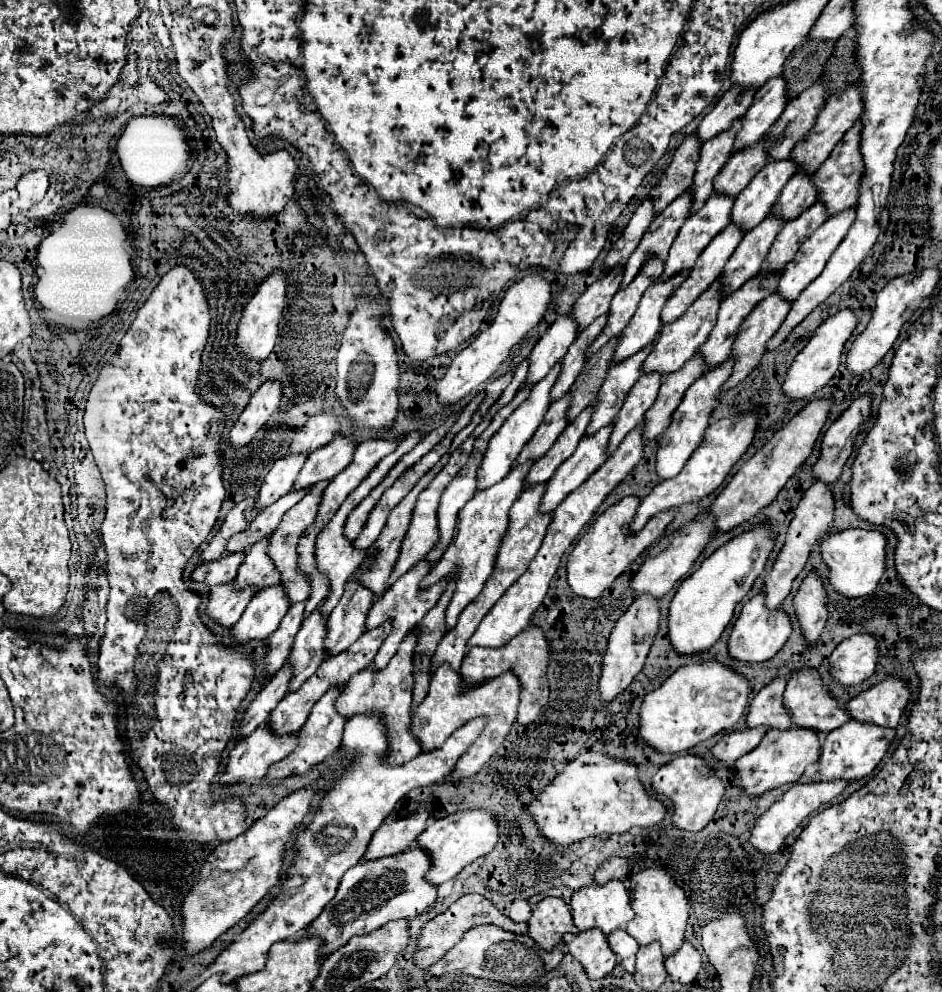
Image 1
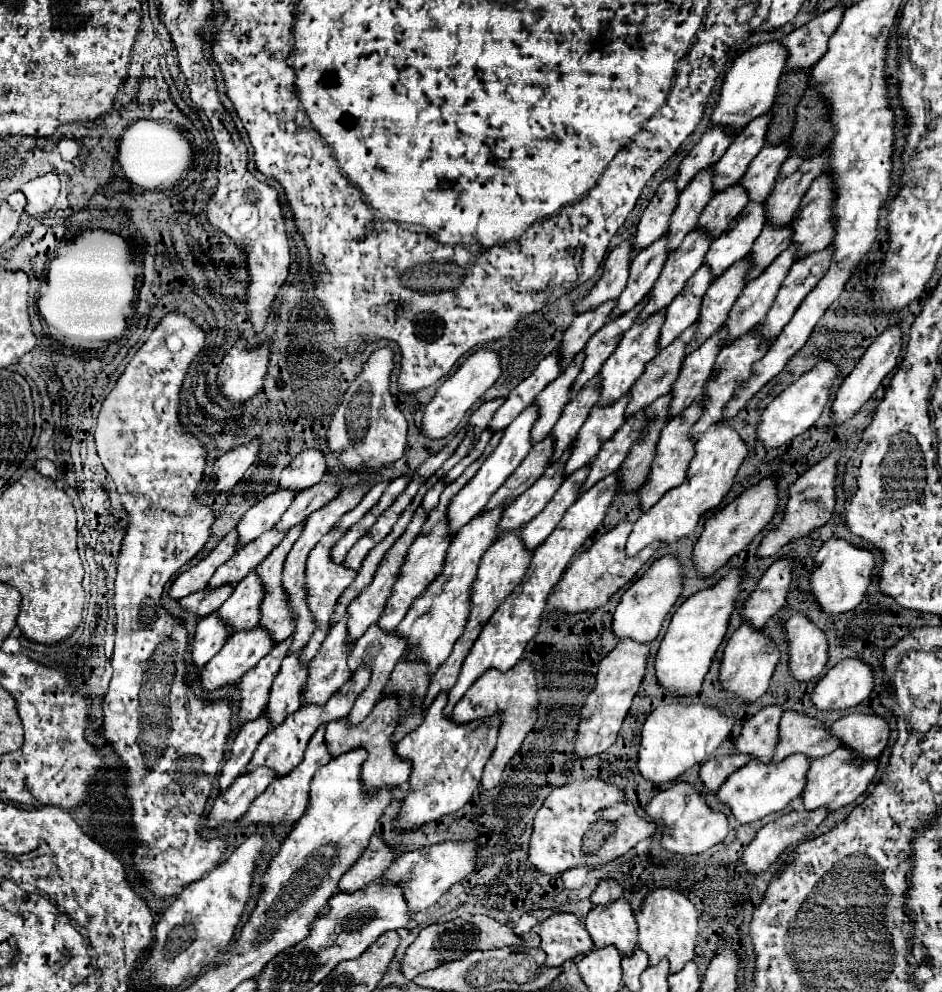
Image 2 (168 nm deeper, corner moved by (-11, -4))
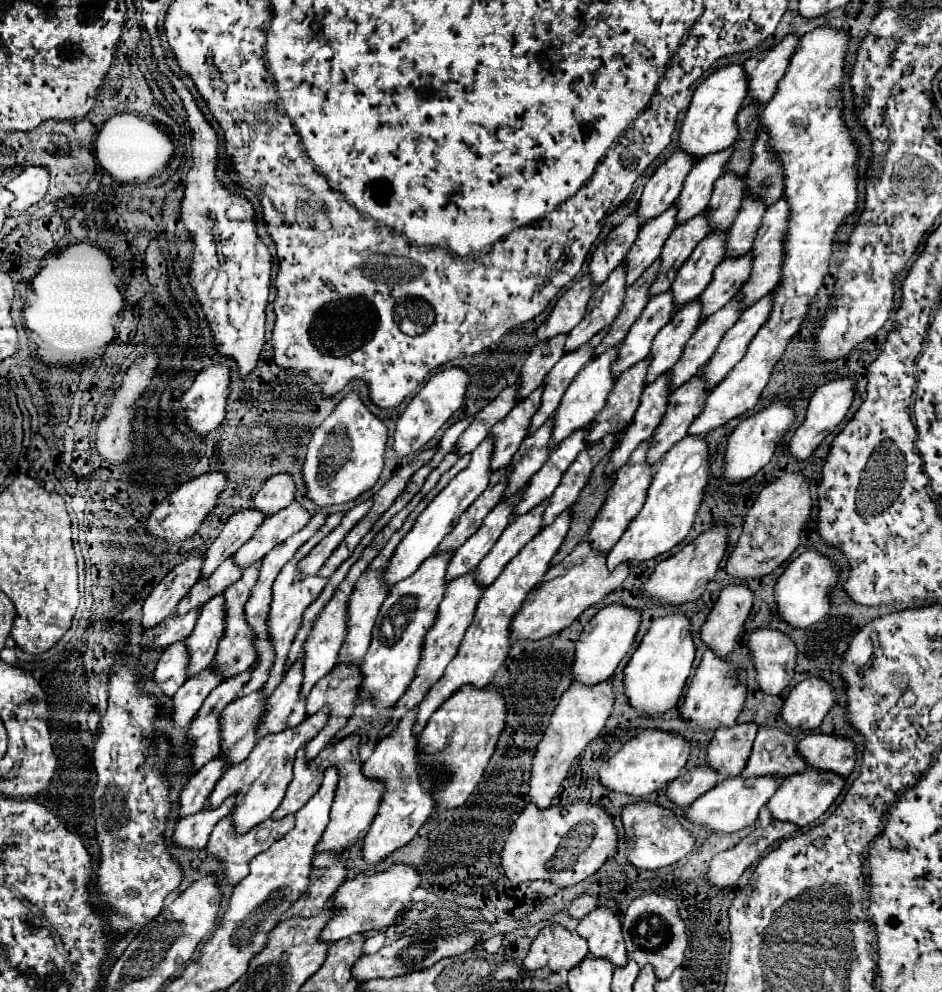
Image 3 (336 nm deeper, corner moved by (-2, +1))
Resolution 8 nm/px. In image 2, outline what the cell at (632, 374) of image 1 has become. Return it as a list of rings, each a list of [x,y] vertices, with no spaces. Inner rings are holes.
[[[629,395],[621,397],[611,407],[593,407],[585,425],[579,429],[579,437],[571,447],[571,455],[565,463],[565,473],[571,475],[583,463],[591,463],[601,445],[625,423],[625,407],[629,403]]]

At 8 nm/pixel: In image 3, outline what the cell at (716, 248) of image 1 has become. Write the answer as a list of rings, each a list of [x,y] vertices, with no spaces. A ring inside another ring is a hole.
[[[666,290],[654,298],[650,298],[646,310],[642,312],[642,318],[630,328],[630,334],[626,336],[626,342],[622,342],[618,350],[618,362],[614,362],[614,376],[622,374],[628,366],[634,362],[646,358],[650,354],[652,342],[656,334],[672,320],[674,316],[674,292]]]

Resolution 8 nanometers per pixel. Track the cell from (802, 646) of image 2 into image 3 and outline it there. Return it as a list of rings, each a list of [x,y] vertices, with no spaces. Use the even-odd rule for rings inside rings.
[[[758,628],[750,634],[748,646],[758,670],[758,686],[766,694],[780,694],[796,674],[796,644],[776,628]]]

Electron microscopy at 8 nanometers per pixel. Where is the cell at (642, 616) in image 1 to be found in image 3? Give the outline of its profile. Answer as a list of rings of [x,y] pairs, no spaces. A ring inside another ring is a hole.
[[[612,678],[598,684],[572,684],[560,698],[560,704],[552,712],[548,730],[544,732],[542,742],[536,748],[532,762],[532,778],[530,778],[530,800],[538,804],[538,808],[548,808],[552,798],[556,796],[562,780],[566,778],[572,762],[584,752],[584,748],[600,736],[606,726],[608,716],[614,708],[614,684]]]

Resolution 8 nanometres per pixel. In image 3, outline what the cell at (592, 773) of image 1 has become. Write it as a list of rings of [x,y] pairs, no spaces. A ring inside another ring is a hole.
[[[580,800],[576,804],[558,804],[546,810],[528,804],[504,844],[502,868],[514,884],[526,880],[550,880],[560,888],[566,888],[594,874],[610,856],[616,854],[616,846],[618,830],[600,802],[592,804]]]

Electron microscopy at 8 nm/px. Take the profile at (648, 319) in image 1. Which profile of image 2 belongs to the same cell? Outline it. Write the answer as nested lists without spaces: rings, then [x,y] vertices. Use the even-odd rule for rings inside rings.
[[[659,311],[659,315],[651,315],[649,319],[645,321],[639,321],[635,323],[625,335],[623,339],[619,341],[617,349],[611,353],[611,357],[603,363],[601,371],[599,371],[599,379],[601,379],[601,395],[599,395],[599,403],[601,407],[607,407],[611,403],[615,403],[615,399],[621,399],[623,395],[629,393],[631,385],[639,379],[639,375],[643,373],[645,369],[645,363],[649,359],[653,359],[657,353],[659,353],[659,345],[657,345],[657,339],[659,339],[659,329],[665,321],[665,311]]]

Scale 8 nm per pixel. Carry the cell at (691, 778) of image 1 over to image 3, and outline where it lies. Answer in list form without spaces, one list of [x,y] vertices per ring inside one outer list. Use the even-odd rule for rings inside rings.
[[[640,800],[640,802],[624,806],[622,822],[626,828],[626,838],[632,848],[632,850],[628,850],[628,860],[636,868],[642,868],[642,870],[654,870],[654,868],[674,864],[680,858],[684,858],[686,854],[690,854],[696,846],[696,836],[680,824],[678,816],[670,808],[664,808],[656,802]]]

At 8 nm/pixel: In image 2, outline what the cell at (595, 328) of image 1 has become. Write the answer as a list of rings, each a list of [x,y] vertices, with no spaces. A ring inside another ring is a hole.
[[[571,361],[569,367],[553,383],[549,383],[537,395],[537,399],[533,399],[533,403],[539,403],[539,423],[535,423],[535,429],[531,429],[531,443],[539,443],[539,439],[545,439],[549,435],[563,407],[569,403],[571,385],[579,371],[581,371],[579,363]]]

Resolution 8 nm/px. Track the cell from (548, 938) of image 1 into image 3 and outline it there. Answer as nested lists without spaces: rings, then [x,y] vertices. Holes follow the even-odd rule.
[[[550,922],[538,932],[536,940],[532,942],[530,952],[524,958],[524,968],[530,972],[536,972],[544,966],[548,966],[552,972],[570,970],[572,966],[578,966],[578,962],[586,958],[586,954],[586,938],[570,932],[562,924]]]

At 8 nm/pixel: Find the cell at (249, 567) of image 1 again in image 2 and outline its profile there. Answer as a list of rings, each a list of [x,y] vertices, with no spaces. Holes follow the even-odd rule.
[[[251,571],[231,593],[231,597],[219,607],[219,619],[225,621],[231,635],[235,631],[245,631],[257,627],[259,623],[259,605],[263,601],[263,585],[255,571]]]

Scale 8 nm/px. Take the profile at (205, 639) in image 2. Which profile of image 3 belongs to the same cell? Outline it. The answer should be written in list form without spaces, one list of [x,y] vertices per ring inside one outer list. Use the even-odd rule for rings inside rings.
[[[186,640],[174,642],[168,646],[154,670],[154,678],[160,684],[162,692],[172,696],[186,682],[186,666],[190,662],[190,654],[186,648]]]

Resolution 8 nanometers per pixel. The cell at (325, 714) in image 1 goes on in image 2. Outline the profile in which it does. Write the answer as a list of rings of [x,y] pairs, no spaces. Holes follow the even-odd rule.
[[[319,727],[315,731],[315,735],[311,737],[311,741],[307,745],[307,751],[305,751],[303,761],[289,775],[273,779],[273,783],[251,803],[251,807],[247,809],[247,813],[243,817],[239,817],[239,821],[237,821],[239,829],[245,829],[249,825],[263,823],[263,825],[273,827],[273,835],[277,839],[285,839],[291,833],[291,827],[305,815],[305,811],[309,807],[309,791],[311,791],[313,775],[317,773],[319,767],[323,767],[323,765],[327,765],[331,761],[331,755],[327,751],[327,745],[323,743],[323,731],[325,731],[325,727]]]

